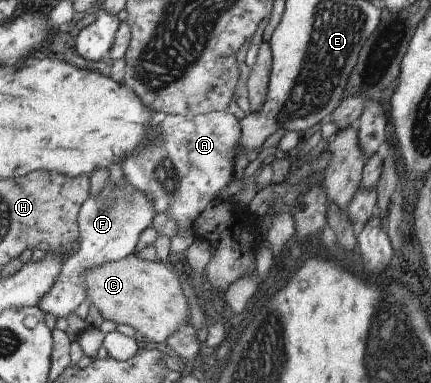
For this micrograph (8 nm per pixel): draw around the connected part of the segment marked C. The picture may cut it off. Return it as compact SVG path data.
M133 252L123 259L104 263L98 268L91 268L85 276L87 286L87 301L94 304L104 320L117 324L126 324L147 337L151 345L163 346L171 334L180 330L182 323L190 322L190 309L186 303L186 295L182 291L178 272L171 270L166 262L141 260Z

